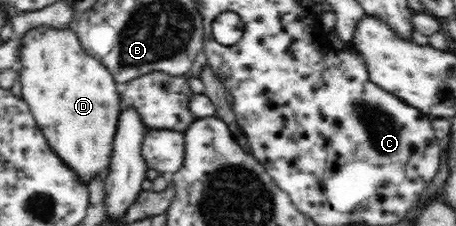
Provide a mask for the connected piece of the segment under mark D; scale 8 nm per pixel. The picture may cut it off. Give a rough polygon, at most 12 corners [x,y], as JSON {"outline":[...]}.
{"outline":[[71,29],[23,35],[22,98],[87,184],[111,165],[114,76]]}

